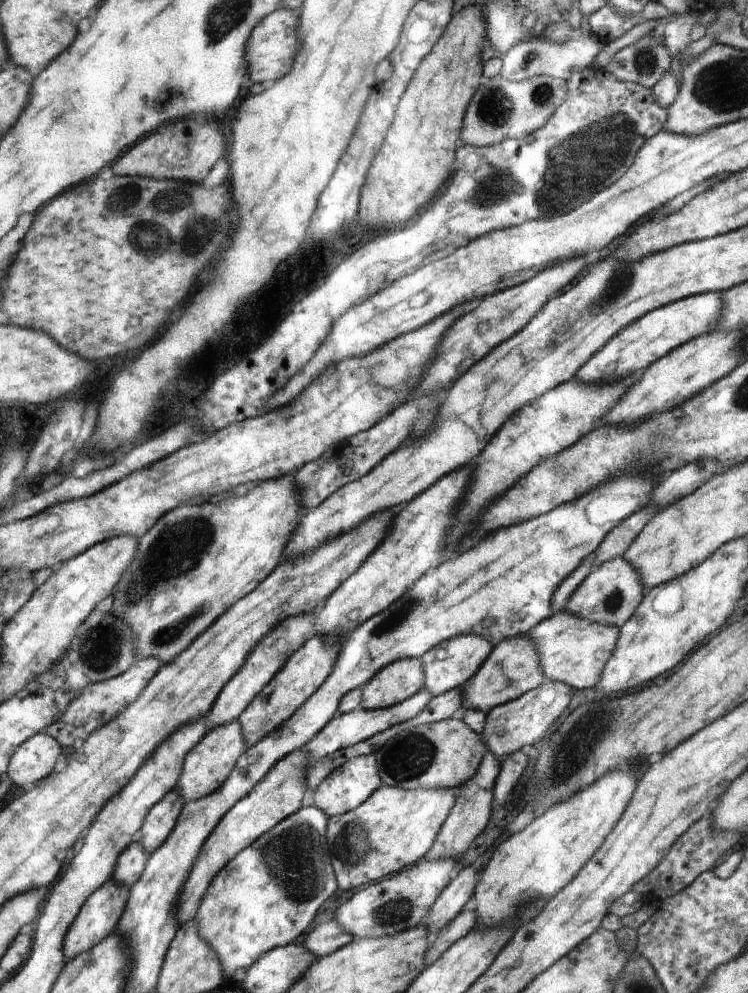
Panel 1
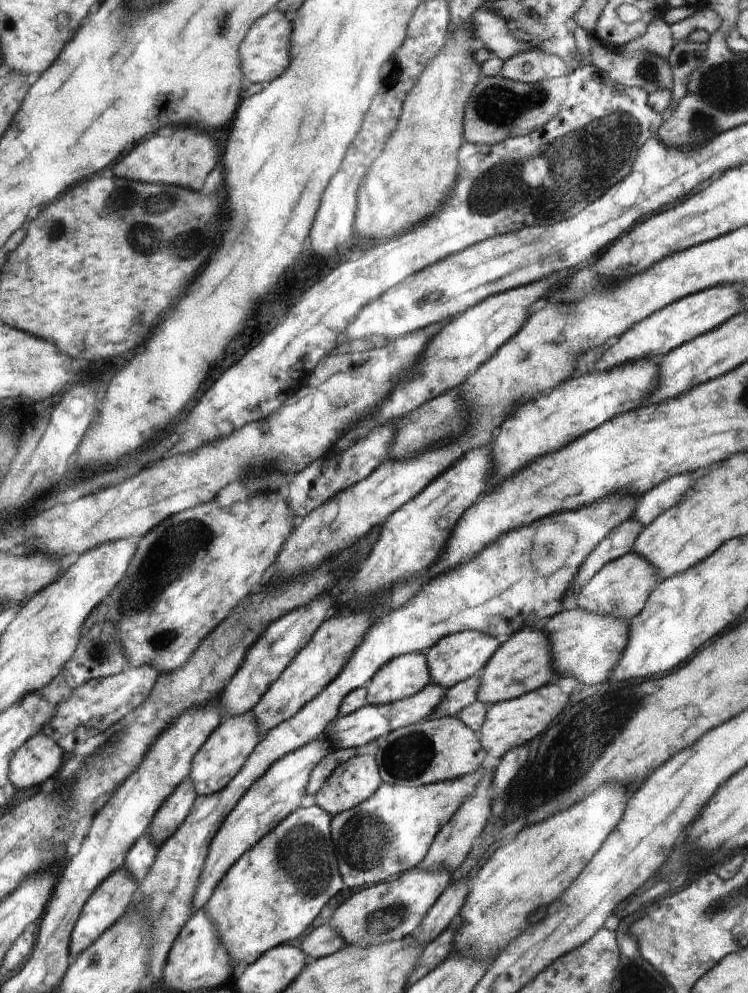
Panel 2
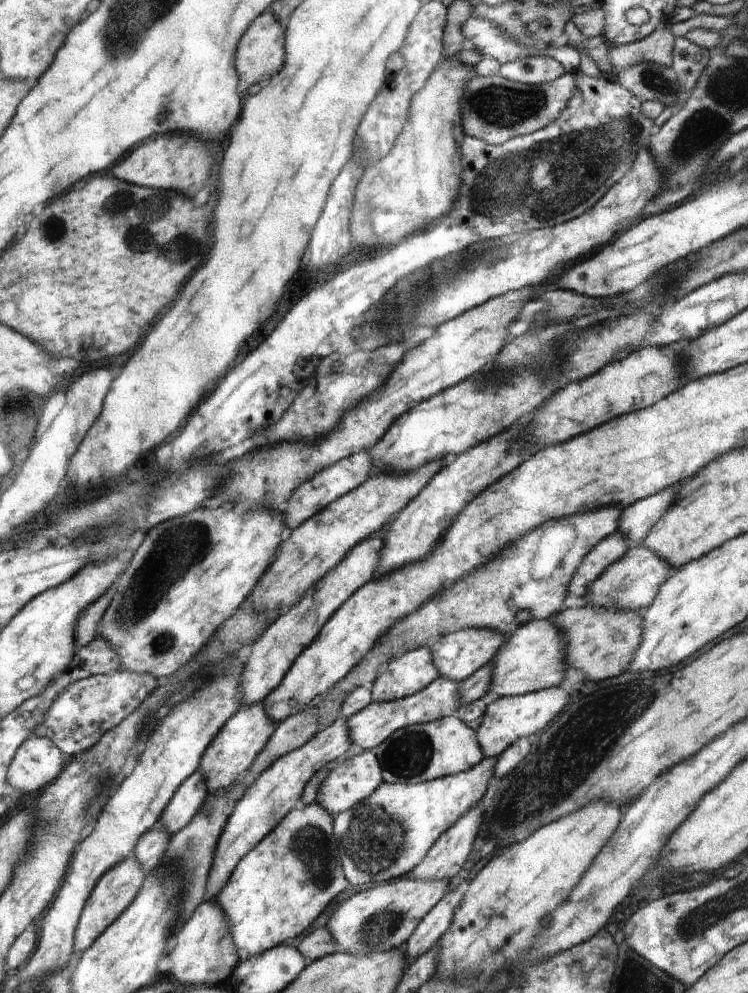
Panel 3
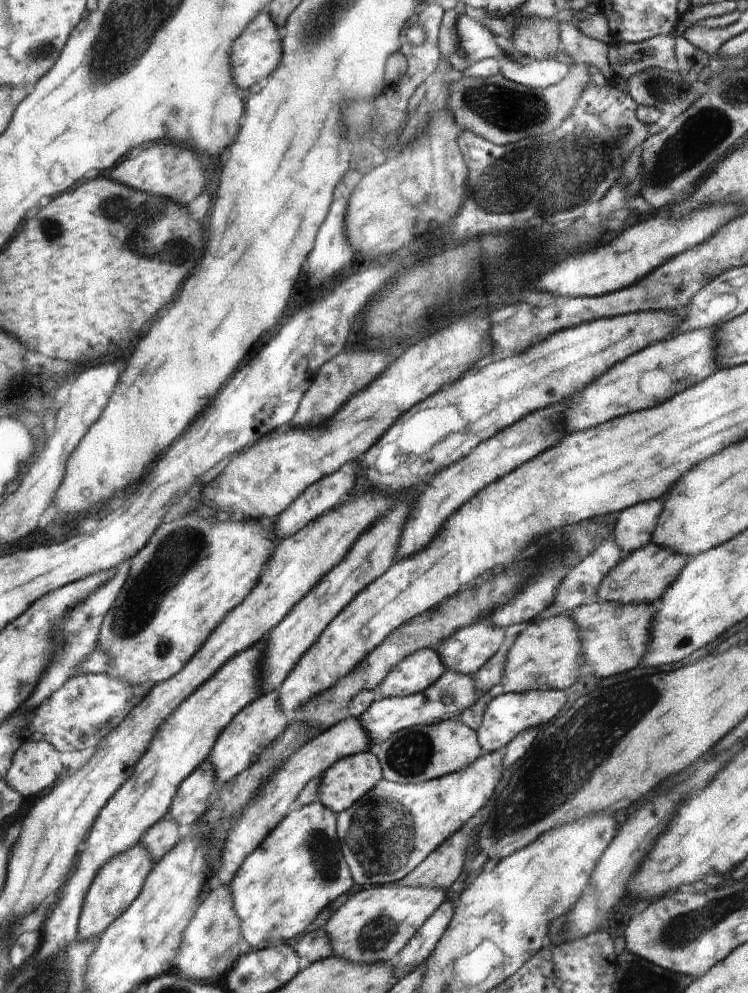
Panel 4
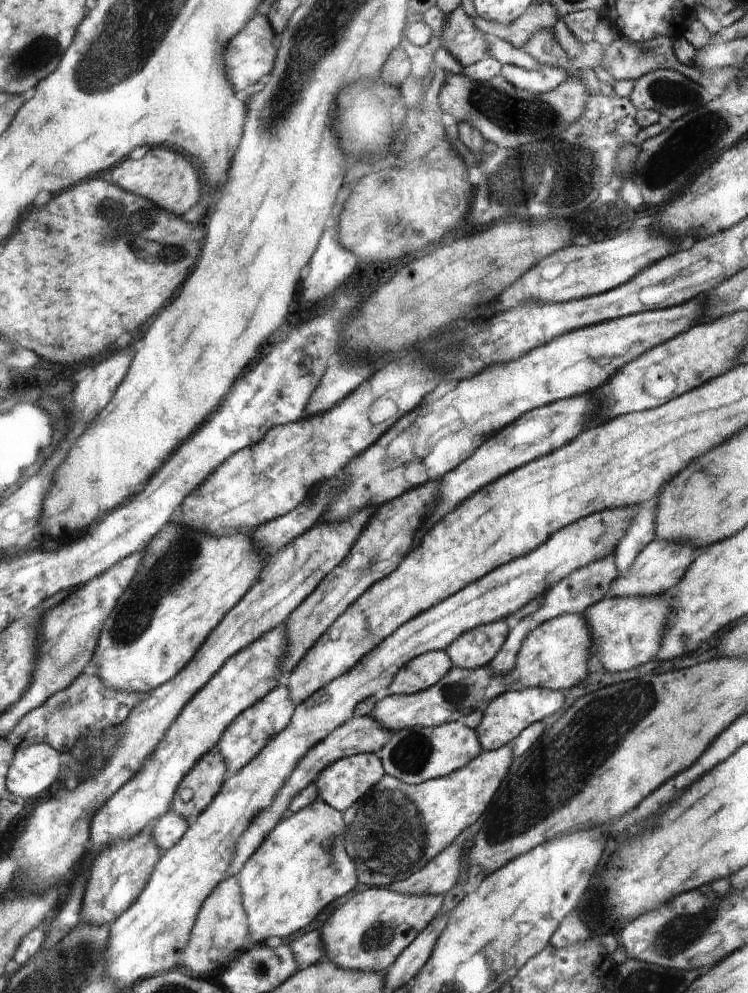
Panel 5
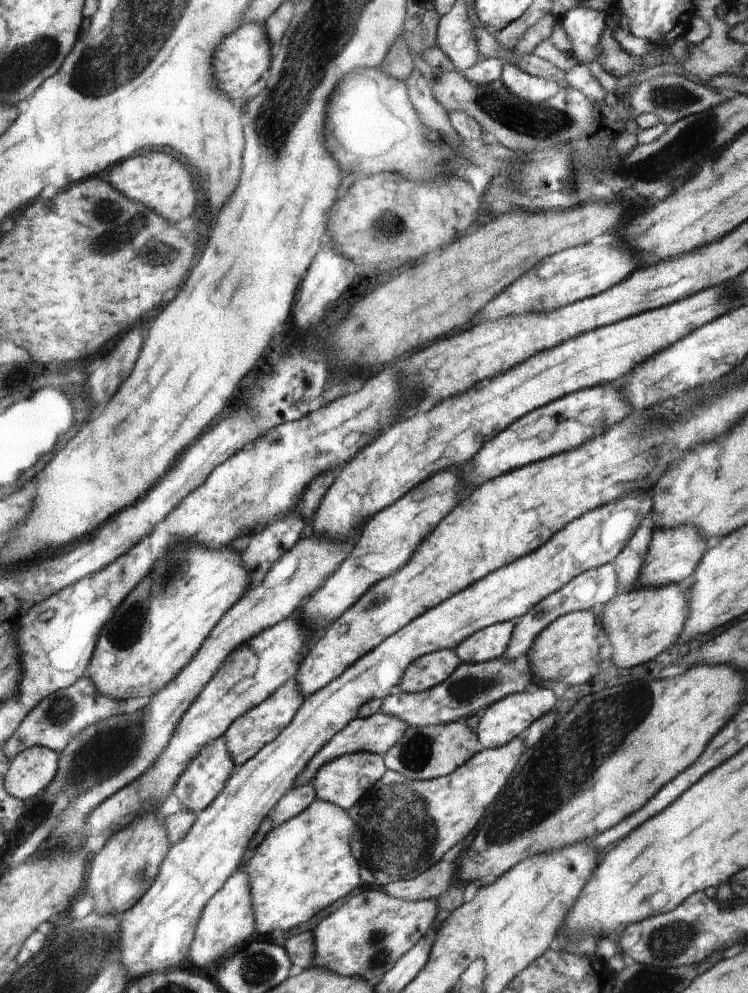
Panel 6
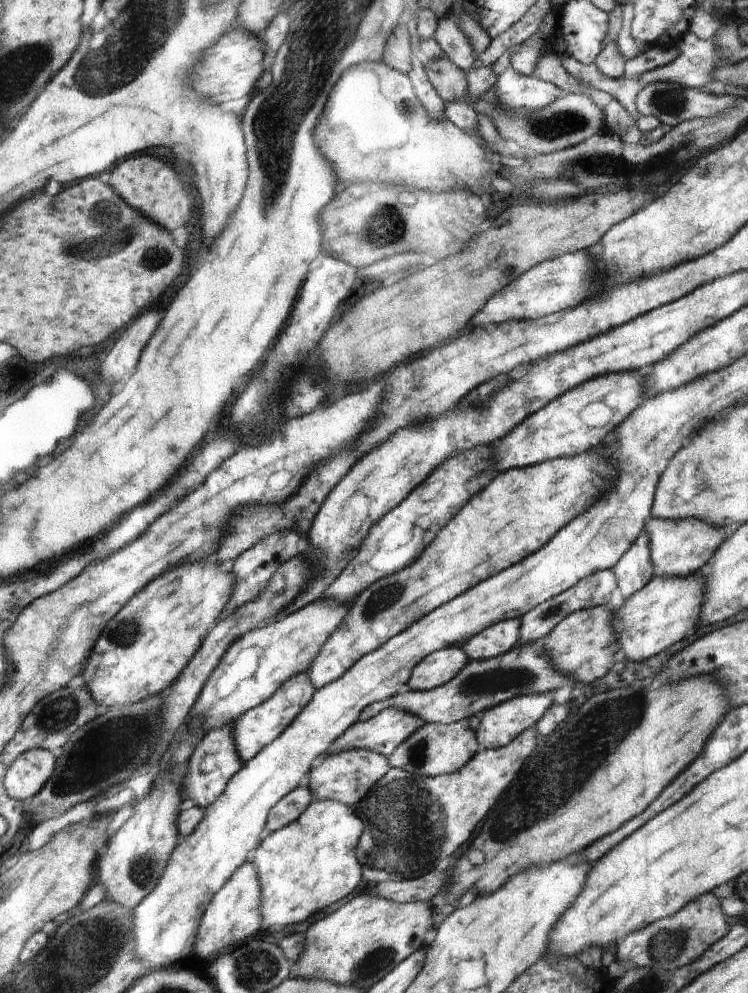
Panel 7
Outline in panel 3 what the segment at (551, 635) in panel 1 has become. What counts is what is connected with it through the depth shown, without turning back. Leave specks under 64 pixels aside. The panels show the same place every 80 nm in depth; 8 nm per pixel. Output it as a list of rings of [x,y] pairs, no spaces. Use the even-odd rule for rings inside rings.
[[[586,605],[583,607],[567,608],[561,611],[553,620],[557,622],[560,630],[567,635],[567,664],[586,673],[588,680],[608,680],[612,676],[622,674],[631,665],[635,652],[643,640],[643,618],[640,616],[644,610],[609,609],[606,607]]]

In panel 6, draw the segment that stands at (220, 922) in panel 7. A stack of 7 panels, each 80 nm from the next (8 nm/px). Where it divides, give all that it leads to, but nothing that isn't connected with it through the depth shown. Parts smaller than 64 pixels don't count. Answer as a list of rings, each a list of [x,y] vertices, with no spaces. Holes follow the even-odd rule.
[[[245,863],[237,869],[227,880],[224,886],[206,902],[202,916],[200,916],[199,927],[196,930],[195,942],[192,942],[192,958],[187,966],[200,966],[206,968],[214,964],[216,960],[230,956],[234,948],[240,948],[246,944],[256,930],[254,910],[252,910],[252,891],[250,886],[250,876],[246,870]]]

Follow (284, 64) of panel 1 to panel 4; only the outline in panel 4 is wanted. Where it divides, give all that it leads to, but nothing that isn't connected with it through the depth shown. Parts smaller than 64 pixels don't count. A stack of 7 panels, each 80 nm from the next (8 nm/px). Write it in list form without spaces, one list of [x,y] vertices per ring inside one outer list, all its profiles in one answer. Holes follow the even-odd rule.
[[[260,11],[256,16],[256,22],[252,20],[252,26],[248,26],[248,30],[244,29],[244,38],[240,38],[240,42],[236,42],[236,50],[232,50],[232,66],[238,66],[236,72],[236,84],[246,90],[252,84],[260,82],[262,78],[266,78],[280,62],[280,54],[282,54],[282,44],[276,32],[276,26],[272,24],[272,17],[269,11]]]

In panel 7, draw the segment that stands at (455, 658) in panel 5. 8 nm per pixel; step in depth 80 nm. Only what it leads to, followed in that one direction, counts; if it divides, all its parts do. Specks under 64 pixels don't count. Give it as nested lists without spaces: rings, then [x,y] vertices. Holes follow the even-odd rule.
[[[508,619],[490,625],[482,632],[475,634],[463,650],[471,660],[486,660],[499,657],[508,653],[519,644],[521,640],[520,629],[522,629],[521,619]]]

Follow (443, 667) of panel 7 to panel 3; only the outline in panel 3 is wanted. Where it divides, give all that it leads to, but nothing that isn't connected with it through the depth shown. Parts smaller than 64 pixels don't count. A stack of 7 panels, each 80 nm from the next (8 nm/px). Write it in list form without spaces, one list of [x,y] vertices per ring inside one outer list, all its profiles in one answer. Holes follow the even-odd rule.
[[[426,645],[412,648],[392,658],[369,684],[373,701],[395,701],[426,689],[440,676],[434,655]]]

